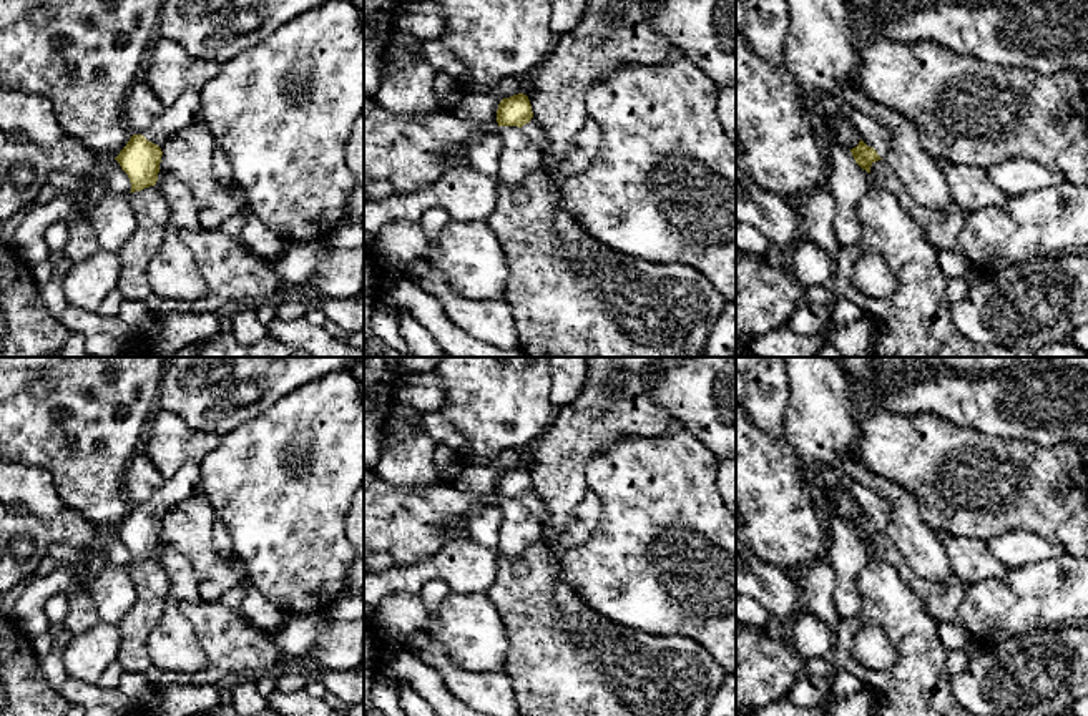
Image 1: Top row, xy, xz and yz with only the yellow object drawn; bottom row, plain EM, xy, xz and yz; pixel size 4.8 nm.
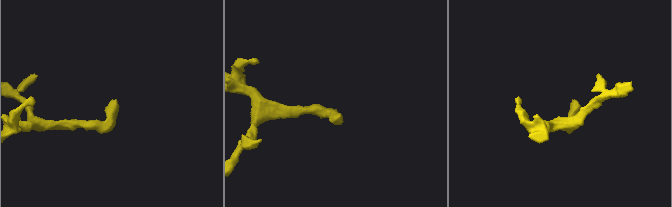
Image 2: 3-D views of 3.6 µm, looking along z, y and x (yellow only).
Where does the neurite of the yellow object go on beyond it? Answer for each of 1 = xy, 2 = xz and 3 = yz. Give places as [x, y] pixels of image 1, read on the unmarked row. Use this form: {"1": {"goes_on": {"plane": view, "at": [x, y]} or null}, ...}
{"1": {"goes_on": {"plane": "xy", "at": [186, 482]}}, "2": {"goes_on": {"plane": "xz", "at": [534, 502]}}, "3": {"goes_on": {"plane": "yz", "at": [872, 505]}}}

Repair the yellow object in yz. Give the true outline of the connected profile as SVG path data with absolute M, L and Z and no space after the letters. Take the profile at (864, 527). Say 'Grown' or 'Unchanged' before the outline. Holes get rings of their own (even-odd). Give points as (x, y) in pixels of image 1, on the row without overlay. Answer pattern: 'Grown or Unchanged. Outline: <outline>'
Grown. Outline: M841 478L842 485L850 492L854 502L859 505L860 513L850 522L855 535L870 545L870 538L885 530L887 522L894 512L894 505L870 487L852 478Z

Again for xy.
Grown. Outline: M186 462L141 507L130 510L115 530L130 550L130 565L156 557L163 517L176 505L188 502L201 492L203 480L199 465L196 462Z

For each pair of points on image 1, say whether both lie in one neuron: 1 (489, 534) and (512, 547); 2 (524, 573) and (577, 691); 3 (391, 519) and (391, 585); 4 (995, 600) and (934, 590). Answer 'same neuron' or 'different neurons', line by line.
1: different neurons
2: same neuron
3: different neurons
4: different neurons

